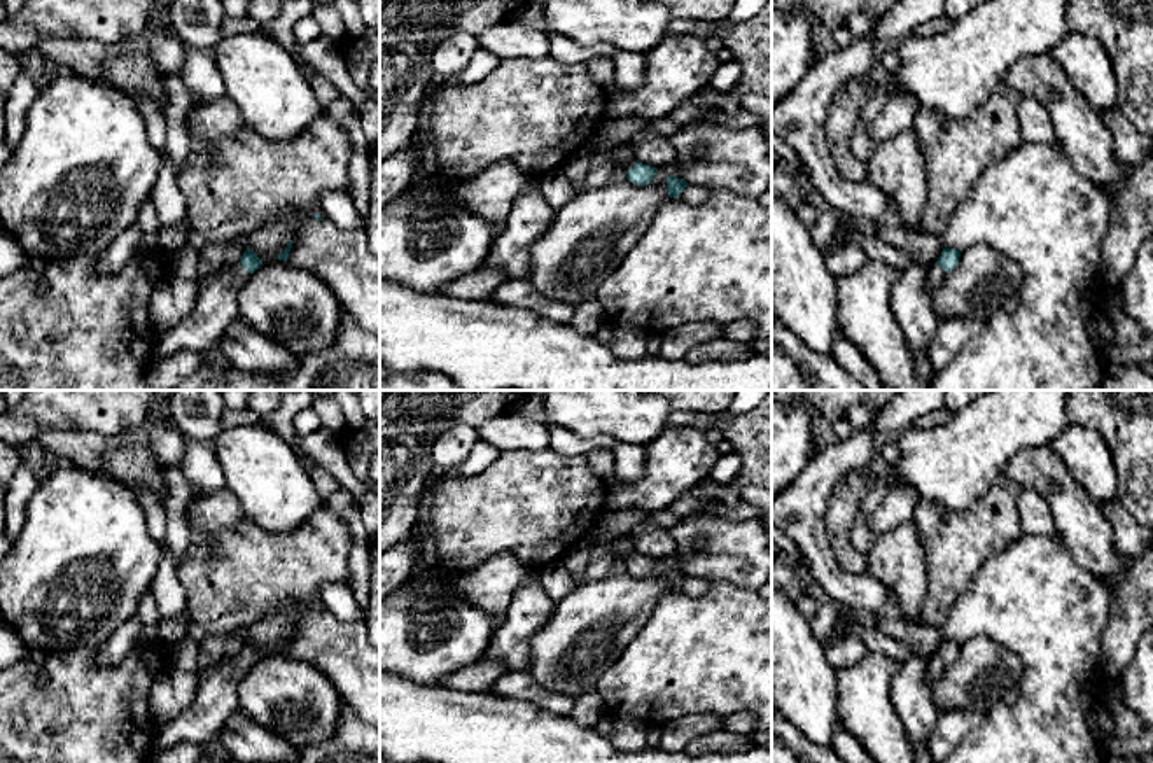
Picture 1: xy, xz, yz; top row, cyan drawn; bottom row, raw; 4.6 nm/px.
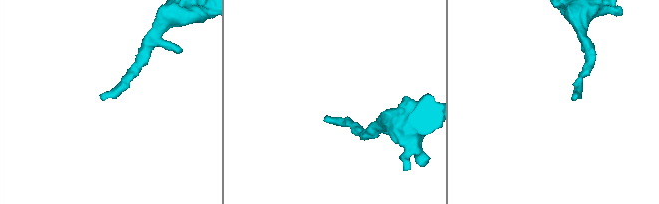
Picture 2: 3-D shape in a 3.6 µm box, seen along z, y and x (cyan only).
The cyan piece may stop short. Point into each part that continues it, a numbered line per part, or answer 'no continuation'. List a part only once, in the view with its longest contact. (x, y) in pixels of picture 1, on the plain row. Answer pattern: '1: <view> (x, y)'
1: xy (216, 700)

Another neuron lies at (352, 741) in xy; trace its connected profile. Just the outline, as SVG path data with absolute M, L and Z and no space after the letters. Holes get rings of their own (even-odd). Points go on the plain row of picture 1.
M343 704L334 733L318 746L297 751L297 763L380 763L380 730L362 723Z

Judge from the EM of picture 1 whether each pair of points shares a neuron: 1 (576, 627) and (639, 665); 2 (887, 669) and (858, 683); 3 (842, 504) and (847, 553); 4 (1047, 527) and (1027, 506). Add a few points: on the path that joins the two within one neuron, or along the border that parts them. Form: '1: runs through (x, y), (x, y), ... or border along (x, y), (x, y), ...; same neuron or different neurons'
1: border along (646, 622), (595, 686); different neurons
2: runs through (880, 671), (865, 683); same neuron
3: runs through (842, 517), (842, 541); same neuron
4: runs through (1041, 522), (1033, 511); same neuron

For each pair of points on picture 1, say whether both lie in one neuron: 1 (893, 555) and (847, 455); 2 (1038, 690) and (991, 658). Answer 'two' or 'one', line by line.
1: two
2: two

